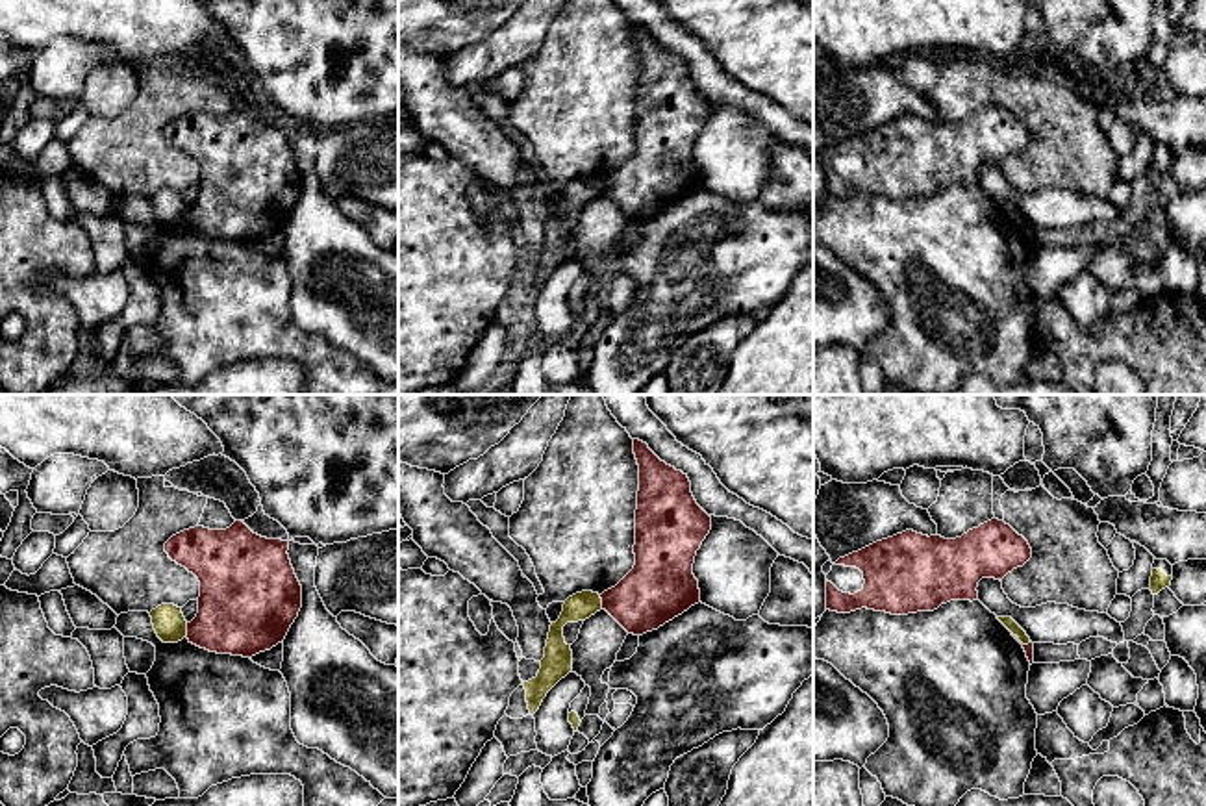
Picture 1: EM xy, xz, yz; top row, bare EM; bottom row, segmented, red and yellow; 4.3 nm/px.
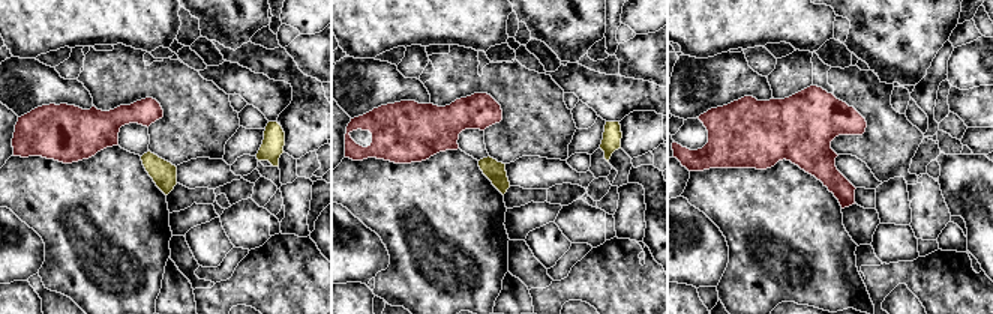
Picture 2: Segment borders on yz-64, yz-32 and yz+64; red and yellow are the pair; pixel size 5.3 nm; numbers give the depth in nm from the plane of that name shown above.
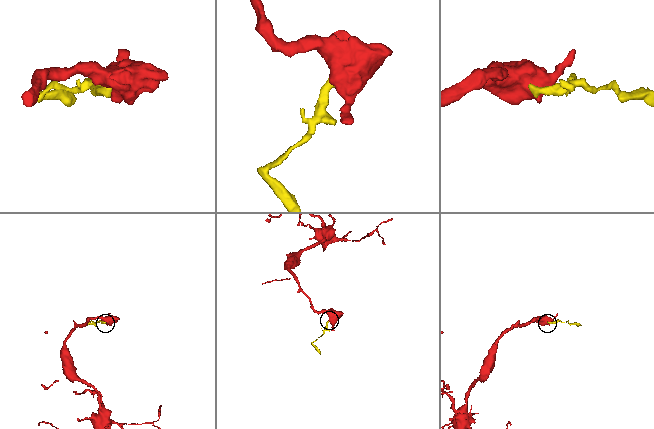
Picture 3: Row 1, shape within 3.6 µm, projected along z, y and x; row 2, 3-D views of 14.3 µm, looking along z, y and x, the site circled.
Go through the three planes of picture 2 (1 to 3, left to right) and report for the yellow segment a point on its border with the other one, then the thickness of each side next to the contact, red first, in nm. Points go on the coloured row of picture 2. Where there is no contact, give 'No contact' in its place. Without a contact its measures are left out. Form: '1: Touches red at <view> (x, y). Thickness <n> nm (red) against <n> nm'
1: No contact
2: No contact
3: No contact

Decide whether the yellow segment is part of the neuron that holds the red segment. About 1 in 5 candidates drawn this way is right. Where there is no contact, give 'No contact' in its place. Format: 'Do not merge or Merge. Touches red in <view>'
Do not merge. Touches red in xy

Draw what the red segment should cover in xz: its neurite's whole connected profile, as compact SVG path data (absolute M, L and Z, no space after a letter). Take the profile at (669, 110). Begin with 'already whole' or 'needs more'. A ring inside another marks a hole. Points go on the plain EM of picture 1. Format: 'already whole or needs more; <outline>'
already whole; M634 24L639 50L635 94L635 150L611 174L600 180L606 195L628 219L643 220L700 187L693 159L697 135L711 115L711 102L697 89L687 59L661 46L647 28Z

